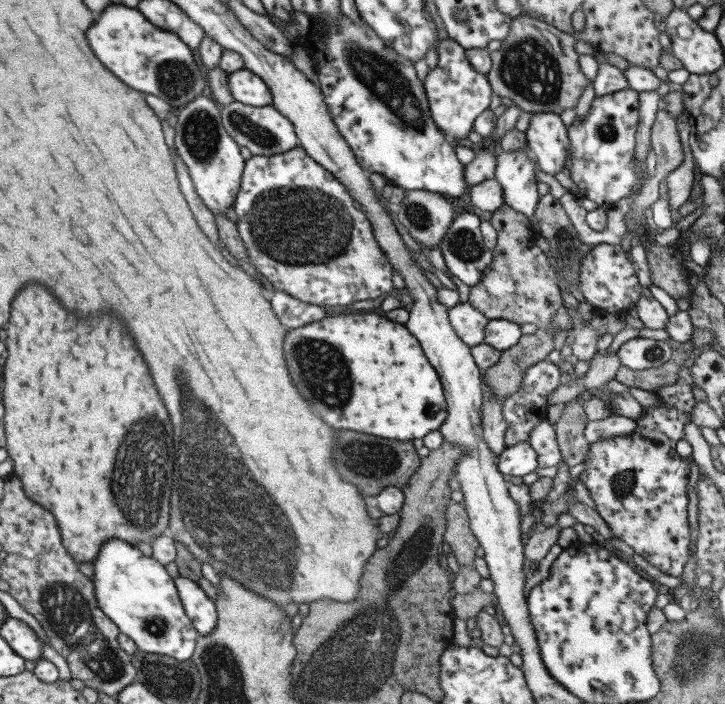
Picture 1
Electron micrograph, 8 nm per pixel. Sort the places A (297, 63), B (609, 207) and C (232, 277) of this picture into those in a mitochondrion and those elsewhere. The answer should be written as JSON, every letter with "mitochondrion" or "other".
{"A":"other","B":"other","C":"other"}

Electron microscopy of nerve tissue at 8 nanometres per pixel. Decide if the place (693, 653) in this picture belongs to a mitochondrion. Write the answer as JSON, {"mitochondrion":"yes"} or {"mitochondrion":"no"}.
{"mitochondrion":"yes"}

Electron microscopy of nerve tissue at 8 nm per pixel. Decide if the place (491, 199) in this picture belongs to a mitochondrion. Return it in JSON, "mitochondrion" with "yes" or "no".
{"mitochondrion":"no"}

